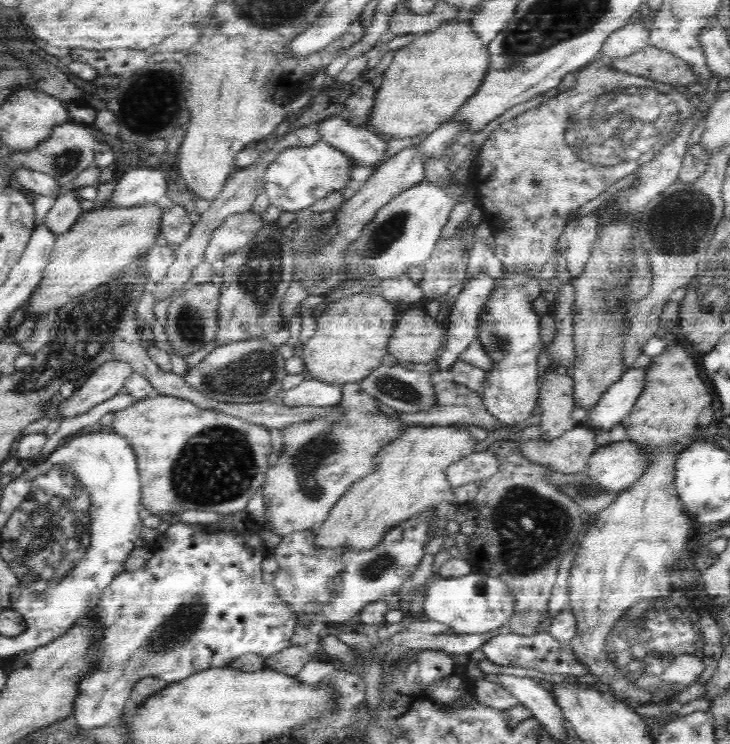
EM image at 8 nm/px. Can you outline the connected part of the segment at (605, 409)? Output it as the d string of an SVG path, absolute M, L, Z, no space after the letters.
M628 368L587 414L584 425L609 429L620 424L633 409L644 390L644 369Z

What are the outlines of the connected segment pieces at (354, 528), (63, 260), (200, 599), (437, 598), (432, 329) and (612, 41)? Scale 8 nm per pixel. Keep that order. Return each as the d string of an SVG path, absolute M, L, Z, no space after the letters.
M453 425L409 426L392 442L377 451L373 458L373 470L360 480L353 482L348 492L340 497L340 500L332 507L328 518L318 526L318 531L315 533L315 542L320 547L344 547L350 544L352 547L370 548L381 541L382 535L389 527L407 521L413 516L419 515L424 509L436 507L440 503L455 503L456 496L452 491L451 482L448 482L447 469L472 453L477 442L466 429Z
M158 204L146 206L130 206L128 208L96 208L83 215L67 230L57 236L55 250L50 256L50 264L46 265L42 275L42 282L28 301L26 316L42 318L47 313L55 312L68 302L80 297L97 286L116 279L121 270L138 262L138 256L144 256L155 245L161 231L161 216L164 207Z
M242 509L233 513L226 512L224 522L220 522L220 524L192 526L192 524L182 524L182 521L180 521L174 526L170 525L164 534L151 537L149 547L152 556L146 561L146 564L134 572L124 570L116 576L107 589L102 591L102 594L96 599L88 614L90 625L94 626L93 642L89 643L87 648L87 652L90 654L90 670L82 676L78 683L77 697L73 702L73 714L79 726L104 727L118 722L122 718L122 710L124 710L126 700L131 697L132 689L143 678L154 677L165 680L168 684L175 683L183 681L196 672L208 670L208 668L227 667L232 663L232 660L236 660L244 654L250 654L250 652L260 654L263 658L270 658L270 656L278 654L292 644L291 639L296 626L299 624L299 619L295 611L286 602L283 602L279 591L273 585L266 586L264 580L262 580L261 562L264 556L258 556L260 554L258 550L262 550L264 544L260 540L260 532L261 528L258 528Z
M470 572L461 577L442 578L428 582L424 598L423 614L430 620L450 626L454 633L486 634L496 628L508 626L513 614L513 597L506 589L505 582L498 577L485 576L484 573Z
M414 306L397 318L387 352L399 364L430 363L436 360L446 338L447 330L440 328L436 319L428 315L423 307Z
M628 23L615 30L606 41L600 57L605 59L624 58L650 45L649 30L641 23Z

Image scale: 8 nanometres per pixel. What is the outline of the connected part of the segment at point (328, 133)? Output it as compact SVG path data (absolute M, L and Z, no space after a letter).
M344 109L342 114L332 115L314 126L317 126L317 133L323 142L330 143L337 150L347 152L359 166L374 165L378 168L384 162L380 160L387 152L388 143L384 143L367 127L356 126L347 119L348 116L349 113Z

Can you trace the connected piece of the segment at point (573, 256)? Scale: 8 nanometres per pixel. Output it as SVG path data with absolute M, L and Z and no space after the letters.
M593 213L579 217L564 227L557 253L566 261L566 268L572 278L582 274L596 246L596 238L597 217Z

